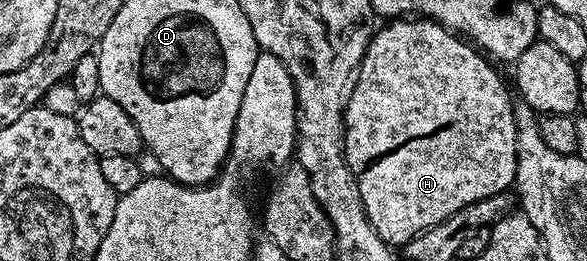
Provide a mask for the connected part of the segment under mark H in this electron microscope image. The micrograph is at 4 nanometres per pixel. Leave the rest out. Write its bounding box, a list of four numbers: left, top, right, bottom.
[346,17,518,245]

